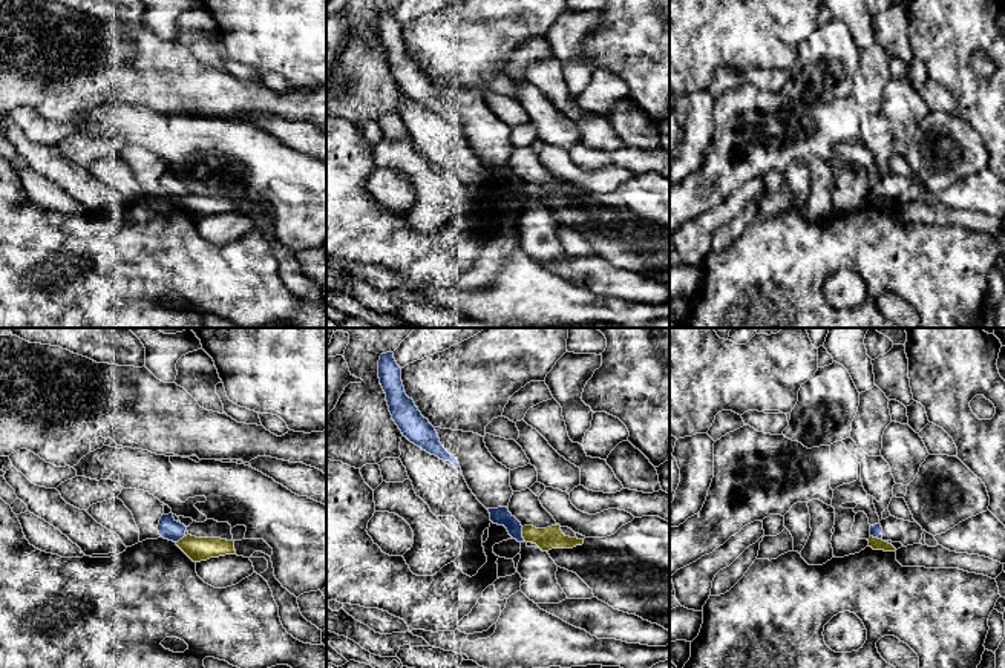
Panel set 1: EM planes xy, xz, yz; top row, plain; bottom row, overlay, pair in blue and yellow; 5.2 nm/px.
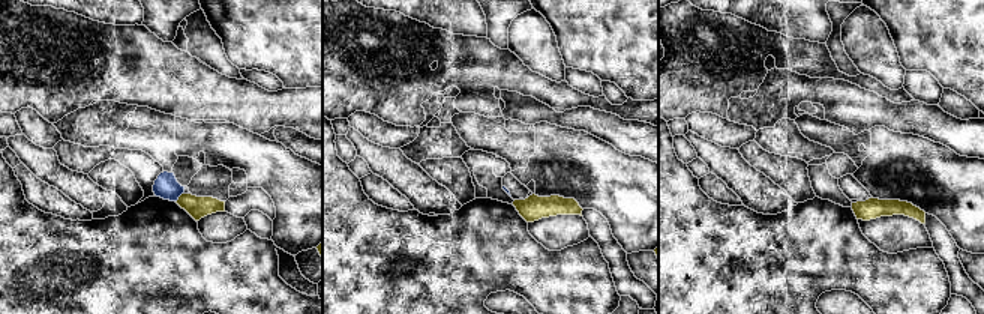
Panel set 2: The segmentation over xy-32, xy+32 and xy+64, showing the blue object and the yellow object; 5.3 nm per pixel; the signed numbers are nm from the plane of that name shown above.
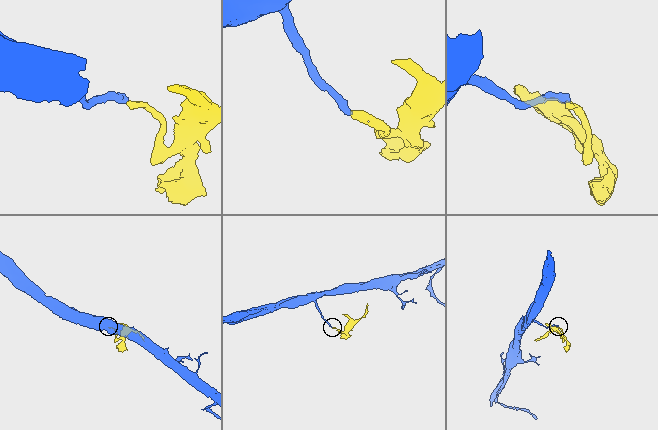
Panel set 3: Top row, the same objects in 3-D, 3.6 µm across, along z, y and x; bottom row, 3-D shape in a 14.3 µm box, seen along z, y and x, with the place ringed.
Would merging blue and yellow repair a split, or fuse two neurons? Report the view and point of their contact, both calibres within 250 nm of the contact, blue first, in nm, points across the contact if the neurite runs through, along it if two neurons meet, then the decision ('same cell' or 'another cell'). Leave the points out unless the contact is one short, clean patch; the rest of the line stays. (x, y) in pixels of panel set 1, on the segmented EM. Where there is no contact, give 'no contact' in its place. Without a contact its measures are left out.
meets blue in xz at (521, 533); 90 nm thick on the blue side, 120 nm on the other; border along xz (521, 527), (524, 540); another cell

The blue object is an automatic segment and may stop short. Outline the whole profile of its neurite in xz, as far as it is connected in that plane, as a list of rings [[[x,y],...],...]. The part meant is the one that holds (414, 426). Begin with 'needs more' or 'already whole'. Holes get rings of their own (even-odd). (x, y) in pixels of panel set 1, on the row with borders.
already whole | [[[394,352],[380,355],[378,378],[386,394],[392,420],[401,431],[403,437],[427,454],[435,455],[443,461],[450,461],[455,467],[460,467],[458,460],[441,446],[435,427],[421,415],[414,400],[406,395],[401,381],[401,368],[397,365]]]

